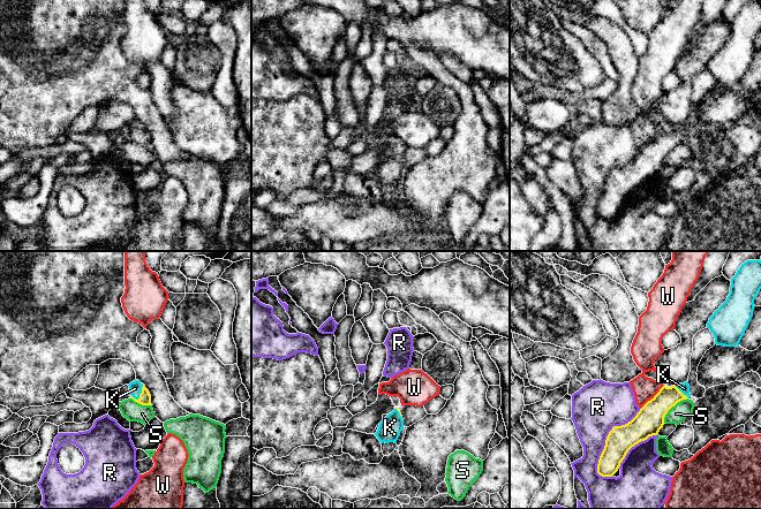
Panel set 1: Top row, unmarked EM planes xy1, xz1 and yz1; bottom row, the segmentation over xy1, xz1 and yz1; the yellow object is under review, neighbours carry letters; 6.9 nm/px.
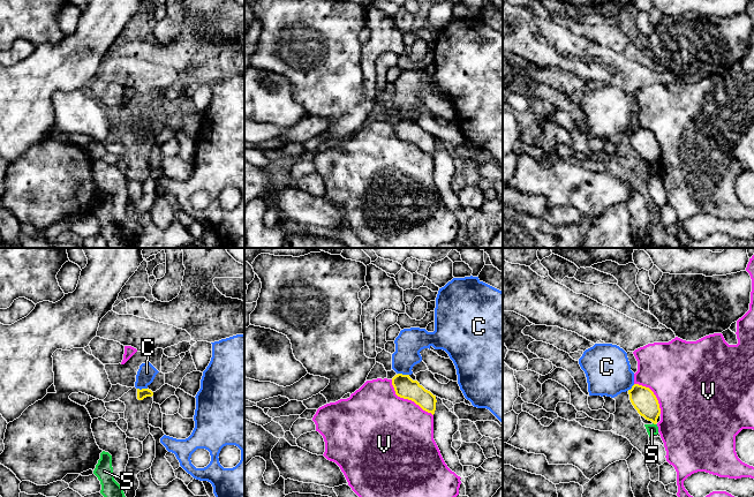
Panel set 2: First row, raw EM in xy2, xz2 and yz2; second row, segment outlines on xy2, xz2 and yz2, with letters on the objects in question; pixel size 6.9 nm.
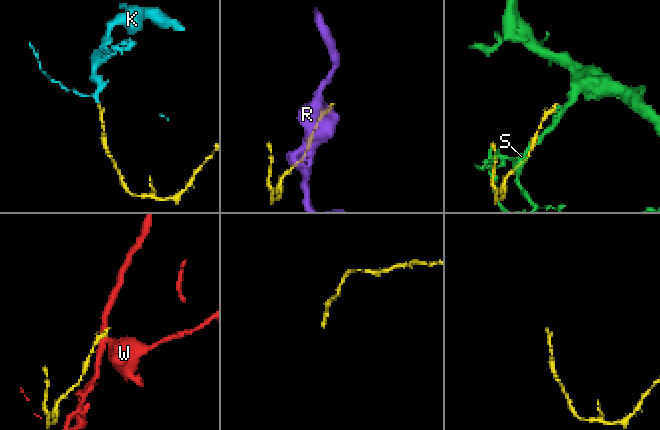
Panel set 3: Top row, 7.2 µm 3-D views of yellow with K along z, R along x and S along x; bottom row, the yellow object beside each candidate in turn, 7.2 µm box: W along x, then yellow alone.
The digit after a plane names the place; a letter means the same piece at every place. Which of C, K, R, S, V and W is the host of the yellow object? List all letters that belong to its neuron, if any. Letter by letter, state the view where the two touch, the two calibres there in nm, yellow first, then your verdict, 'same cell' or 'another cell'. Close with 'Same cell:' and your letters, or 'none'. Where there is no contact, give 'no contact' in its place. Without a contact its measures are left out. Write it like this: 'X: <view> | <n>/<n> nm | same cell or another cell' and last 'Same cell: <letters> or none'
C: xz2 | 150/190 nm | another cell
K: xy1 | 80/100 nm | same cell
R: yz1 | 190/360 nm | another cell
S: yz1 | 200/120 nm | another cell
V: xz2 | 150/480 nm | another cell
W: yz1 | 200/170 nm | another cell
Same cell: K

